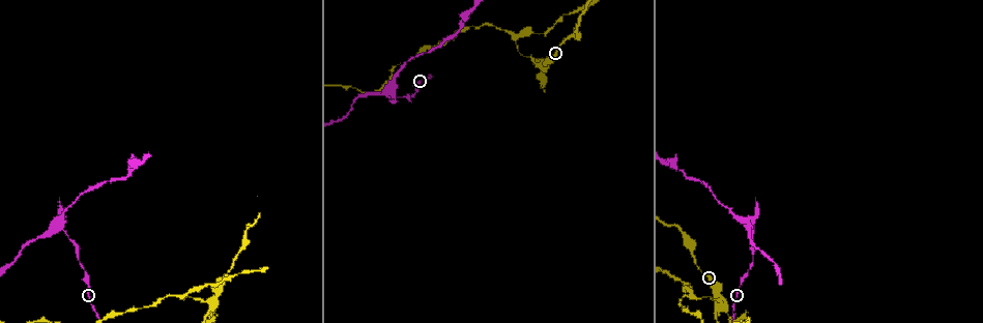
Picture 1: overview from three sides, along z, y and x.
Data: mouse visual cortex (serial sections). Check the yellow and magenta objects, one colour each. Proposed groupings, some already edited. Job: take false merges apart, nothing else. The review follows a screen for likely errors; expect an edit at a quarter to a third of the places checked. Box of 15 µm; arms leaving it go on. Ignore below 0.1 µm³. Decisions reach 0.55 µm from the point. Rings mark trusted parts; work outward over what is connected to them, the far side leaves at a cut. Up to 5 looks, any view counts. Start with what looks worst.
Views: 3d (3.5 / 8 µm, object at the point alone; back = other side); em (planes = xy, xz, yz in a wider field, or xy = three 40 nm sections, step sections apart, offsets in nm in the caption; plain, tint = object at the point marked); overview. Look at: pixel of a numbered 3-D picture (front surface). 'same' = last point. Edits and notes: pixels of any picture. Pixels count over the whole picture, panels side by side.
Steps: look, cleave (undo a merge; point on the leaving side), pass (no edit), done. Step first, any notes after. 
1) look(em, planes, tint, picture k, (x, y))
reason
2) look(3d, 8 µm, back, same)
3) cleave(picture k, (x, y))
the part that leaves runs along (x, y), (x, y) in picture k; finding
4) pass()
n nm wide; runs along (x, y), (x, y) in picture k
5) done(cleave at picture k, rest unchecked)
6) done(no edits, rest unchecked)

look(3d, 3.5 µm, picture 1, (61, 224))
three-way junction

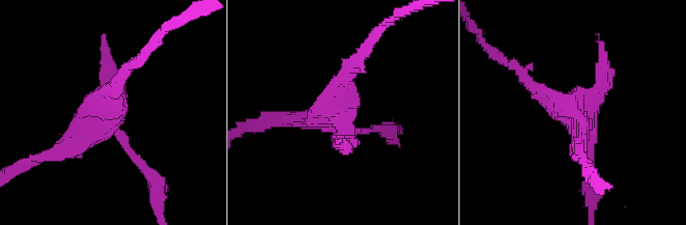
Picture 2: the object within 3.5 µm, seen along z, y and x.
look(em, xy, step 5, tint, picture 2, (107, 123))

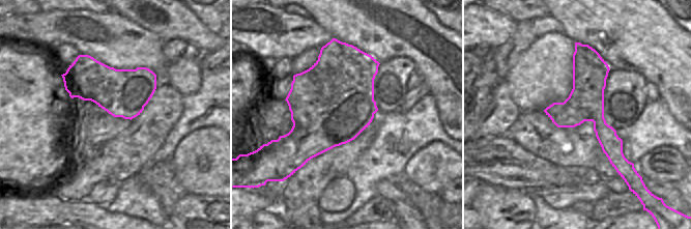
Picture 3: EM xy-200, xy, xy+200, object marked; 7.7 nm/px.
cleave(picture 2, (534, 85))
the part that leaves runs along (588, 121), (553, 106), (514, 64) in picture 2; a second cell is stuck on

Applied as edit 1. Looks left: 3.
look(3d, 3.5 µm, picture 1, (722, 301))

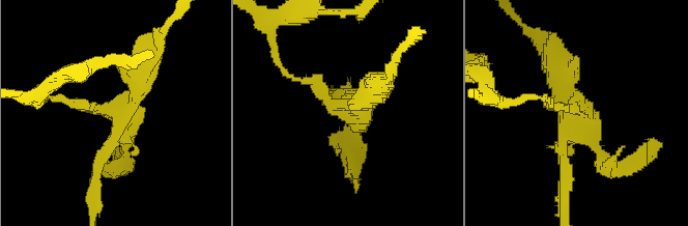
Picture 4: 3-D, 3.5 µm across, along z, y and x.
look(em, xy, step 1, tint, picture 4, (572, 112))
now the EM

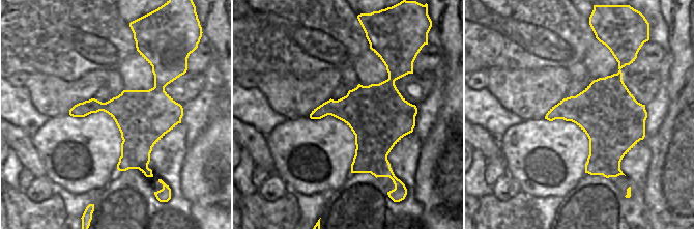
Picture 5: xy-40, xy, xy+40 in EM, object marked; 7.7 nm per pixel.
cleave(picture 4, (315, 89))
border along (154, 85), (164, 88) in picture 5; a second cell is stuck on

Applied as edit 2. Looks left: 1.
done(cleave at picture 2, cleave at picture 4, rest unchecked)

